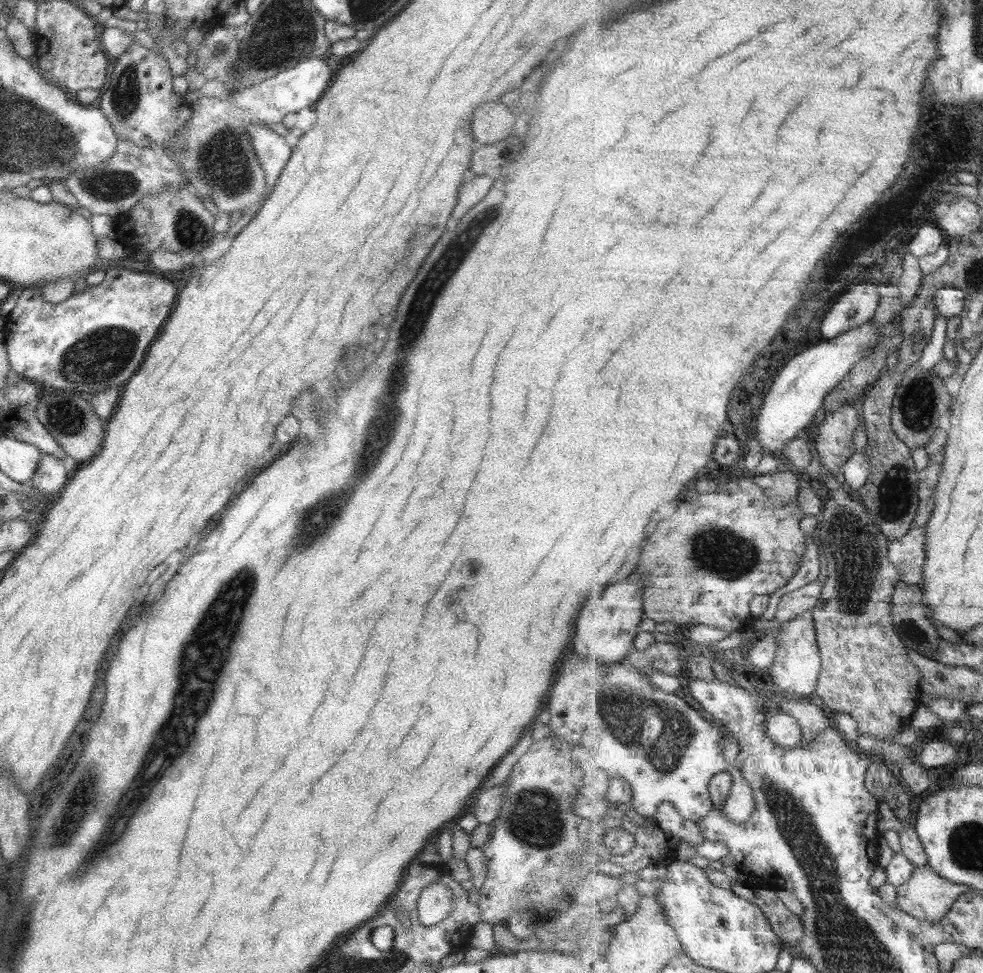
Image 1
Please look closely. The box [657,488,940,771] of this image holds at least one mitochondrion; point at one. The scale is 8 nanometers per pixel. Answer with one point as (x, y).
(856, 557)

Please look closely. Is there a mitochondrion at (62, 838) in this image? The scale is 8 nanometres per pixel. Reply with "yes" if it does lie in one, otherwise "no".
yes

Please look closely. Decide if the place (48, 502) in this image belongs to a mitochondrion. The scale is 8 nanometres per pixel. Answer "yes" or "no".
no

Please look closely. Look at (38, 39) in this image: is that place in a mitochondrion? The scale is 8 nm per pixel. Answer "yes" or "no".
no

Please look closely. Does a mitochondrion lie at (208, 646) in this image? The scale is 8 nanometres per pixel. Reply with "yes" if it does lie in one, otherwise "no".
yes

